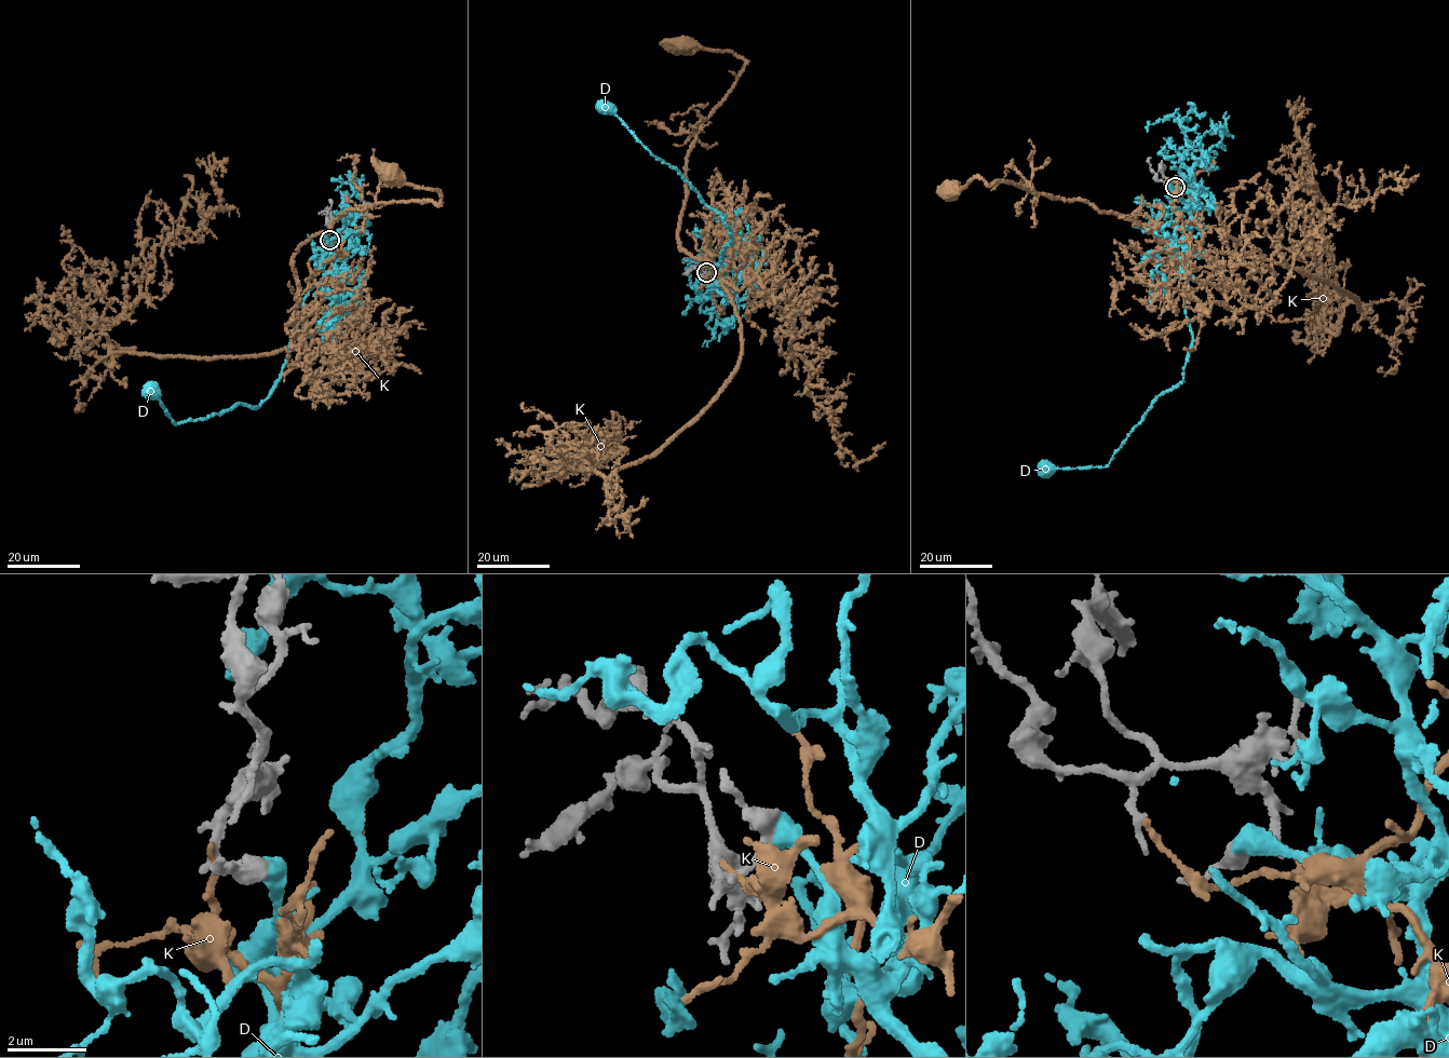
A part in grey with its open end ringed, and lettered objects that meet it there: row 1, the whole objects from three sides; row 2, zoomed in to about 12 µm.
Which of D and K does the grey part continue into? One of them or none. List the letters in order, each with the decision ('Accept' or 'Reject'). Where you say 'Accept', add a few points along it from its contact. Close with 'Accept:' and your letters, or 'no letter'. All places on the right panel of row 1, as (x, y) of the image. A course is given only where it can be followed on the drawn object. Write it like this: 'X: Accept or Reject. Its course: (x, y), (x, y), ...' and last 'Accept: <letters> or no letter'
D: Accept. Its course: (1175, 188), (1191, 192), (1197, 219), (1186, 245), (1192, 338), (1181, 381), (1155, 398), (1107, 465), (1044, 470)
K: Reject
Accept: D

